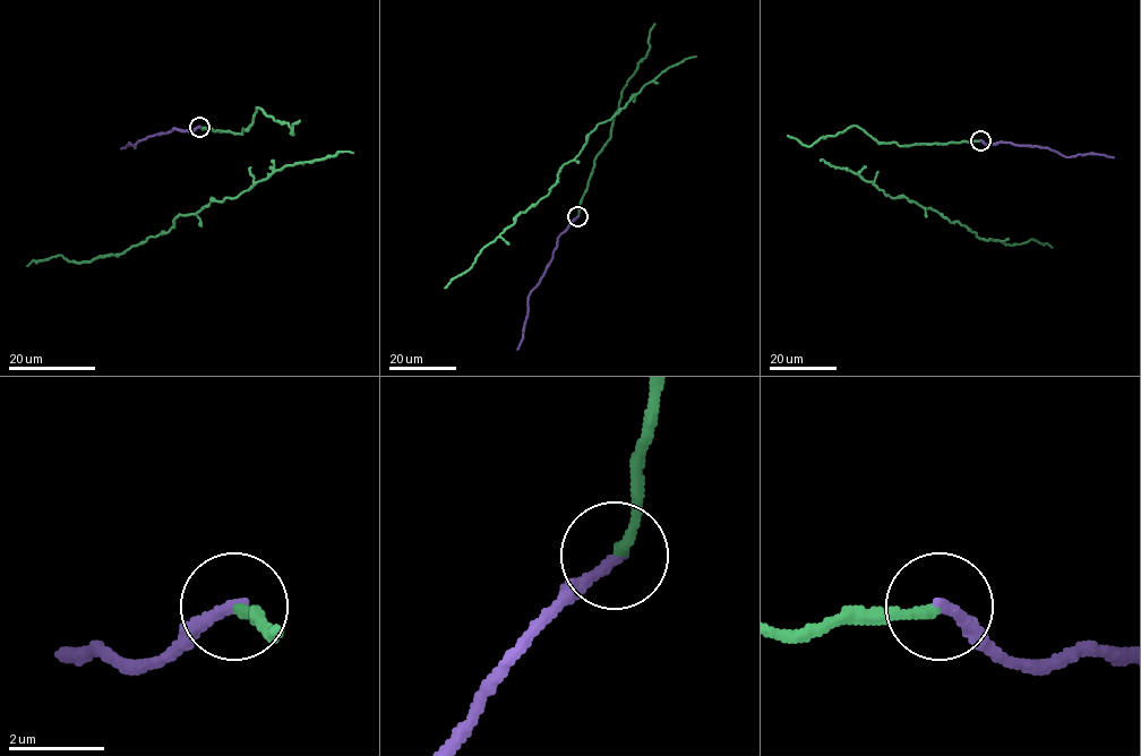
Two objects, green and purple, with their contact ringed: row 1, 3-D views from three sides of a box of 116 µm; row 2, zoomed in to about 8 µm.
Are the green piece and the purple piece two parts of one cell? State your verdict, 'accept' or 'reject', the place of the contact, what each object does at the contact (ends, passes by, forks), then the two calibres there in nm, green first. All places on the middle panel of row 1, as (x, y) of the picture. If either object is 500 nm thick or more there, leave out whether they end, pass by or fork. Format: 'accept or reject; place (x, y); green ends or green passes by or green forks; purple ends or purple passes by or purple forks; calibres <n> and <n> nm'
accept; place (577, 216); green ends; purple ends; calibres 220 and 240 nm

